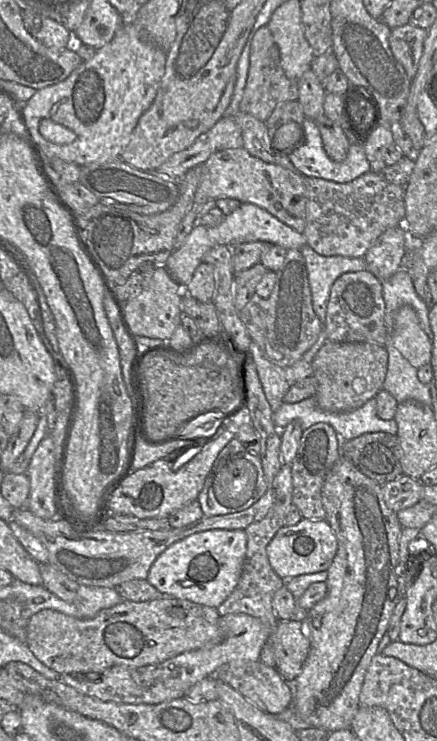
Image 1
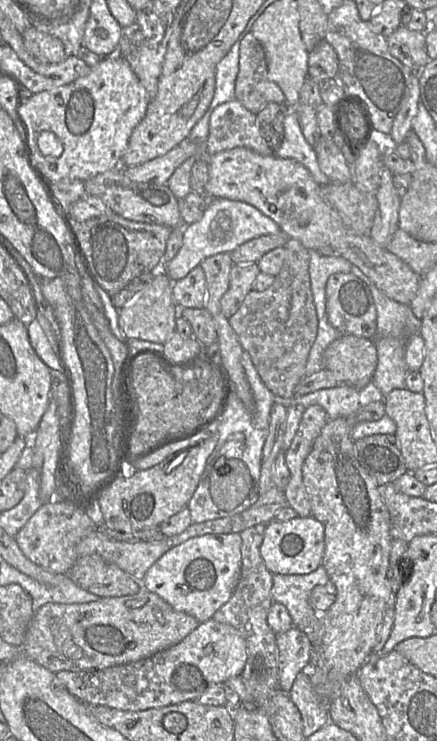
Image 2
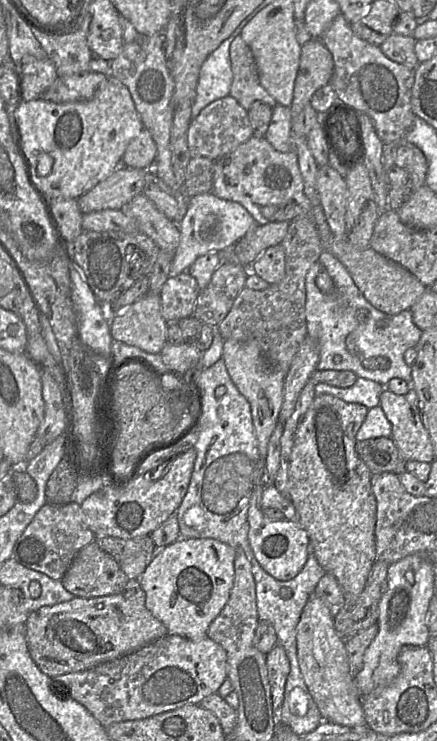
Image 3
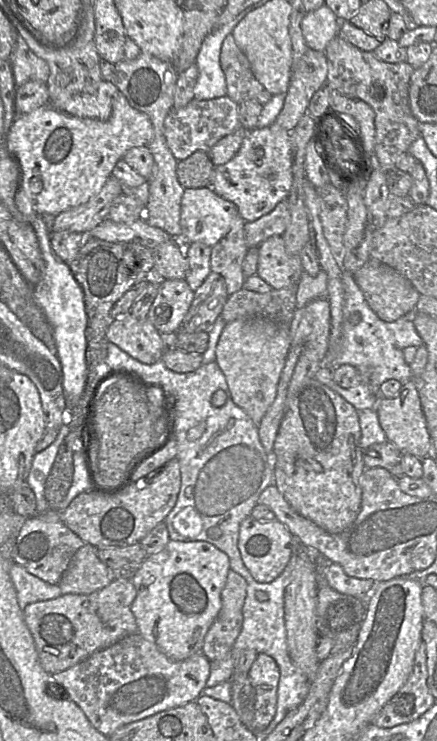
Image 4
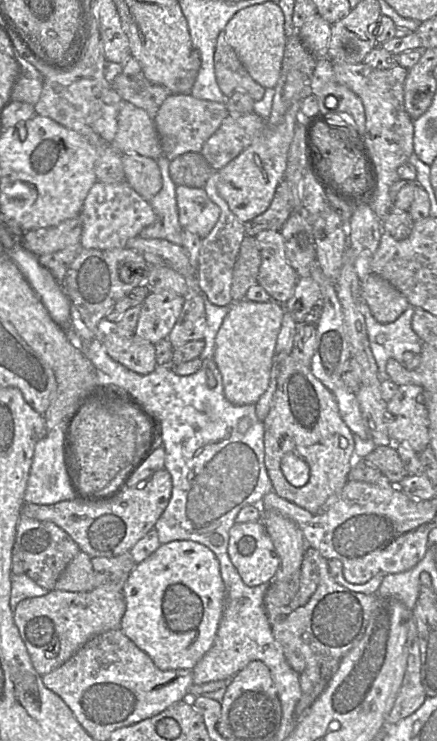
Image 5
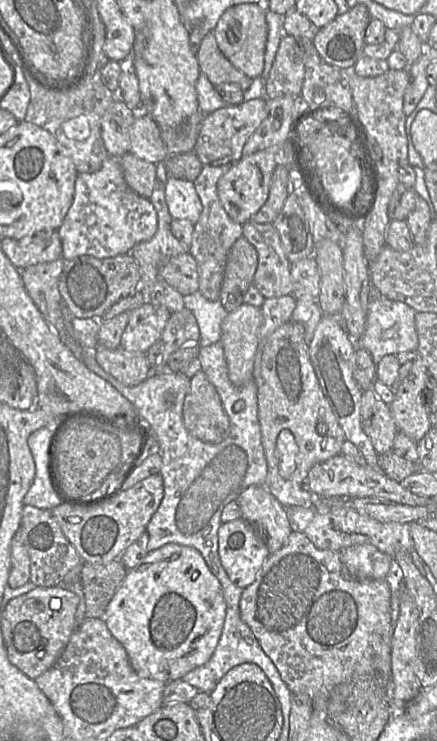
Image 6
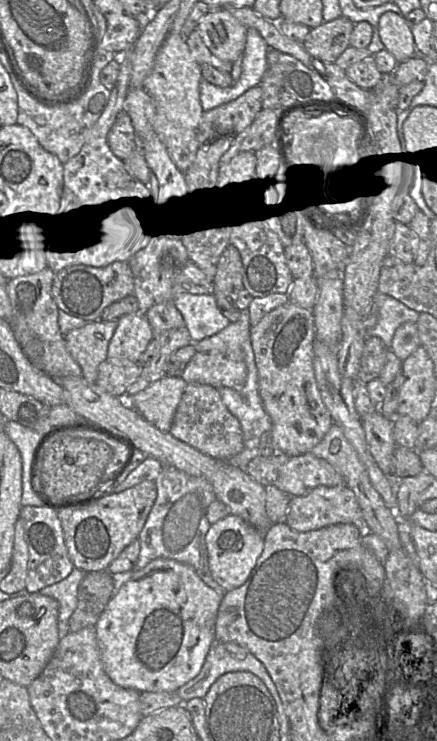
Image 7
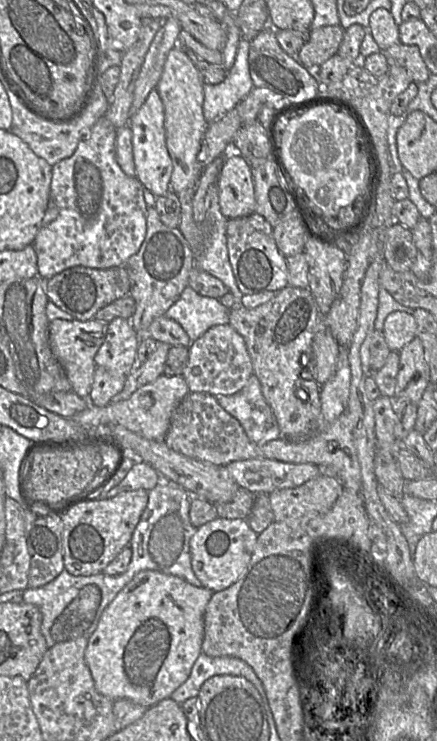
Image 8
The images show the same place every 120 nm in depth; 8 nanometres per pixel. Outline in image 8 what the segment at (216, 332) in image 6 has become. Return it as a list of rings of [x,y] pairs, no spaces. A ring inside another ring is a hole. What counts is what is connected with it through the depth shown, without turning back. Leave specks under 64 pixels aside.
[[[188,285],[165,316],[178,322],[193,342],[210,328],[229,324],[229,312],[219,299],[202,296]]]

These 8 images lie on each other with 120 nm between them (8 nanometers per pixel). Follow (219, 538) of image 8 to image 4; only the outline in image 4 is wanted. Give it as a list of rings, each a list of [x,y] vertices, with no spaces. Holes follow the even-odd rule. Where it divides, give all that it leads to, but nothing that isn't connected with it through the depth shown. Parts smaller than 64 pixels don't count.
[[[247,516],[240,524],[238,549],[243,564],[259,583],[275,580],[285,569],[300,545],[287,527],[277,520],[260,522]]]

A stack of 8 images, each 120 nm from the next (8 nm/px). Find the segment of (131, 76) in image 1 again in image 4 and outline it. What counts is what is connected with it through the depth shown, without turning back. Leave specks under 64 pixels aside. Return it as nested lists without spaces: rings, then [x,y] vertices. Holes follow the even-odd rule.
[[[120,92],[113,101],[112,113],[107,121],[71,116],[49,104],[28,114],[17,114],[6,136],[6,145],[22,171],[20,188],[29,199],[33,210],[42,217],[55,217],[86,203],[101,190],[116,163],[123,159],[129,149],[148,146],[152,139],[153,126],[149,117],[131,107]]]

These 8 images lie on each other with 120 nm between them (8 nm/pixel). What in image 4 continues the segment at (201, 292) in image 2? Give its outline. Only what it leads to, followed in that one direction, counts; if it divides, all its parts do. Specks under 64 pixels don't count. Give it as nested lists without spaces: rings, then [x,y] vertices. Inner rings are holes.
[[[185,279],[160,280],[147,320],[162,333],[178,332],[194,298]]]

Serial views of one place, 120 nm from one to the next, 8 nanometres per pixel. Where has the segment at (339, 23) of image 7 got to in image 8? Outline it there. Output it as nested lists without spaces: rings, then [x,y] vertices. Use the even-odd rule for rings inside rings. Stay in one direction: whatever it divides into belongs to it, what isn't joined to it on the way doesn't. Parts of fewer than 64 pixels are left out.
[[[340,25],[323,26],[310,31],[310,36],[296,58],[308,69],[318,69],[337,54],[345,30]]]

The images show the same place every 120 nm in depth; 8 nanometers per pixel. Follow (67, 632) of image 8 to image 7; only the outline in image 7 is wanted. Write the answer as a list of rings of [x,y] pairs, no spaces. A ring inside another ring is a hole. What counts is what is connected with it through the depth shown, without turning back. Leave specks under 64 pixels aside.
[[[108,570],[87,572],[78,587],[77,606],[69,618],[69,632],[96,625],[115,592],[115,576]]]

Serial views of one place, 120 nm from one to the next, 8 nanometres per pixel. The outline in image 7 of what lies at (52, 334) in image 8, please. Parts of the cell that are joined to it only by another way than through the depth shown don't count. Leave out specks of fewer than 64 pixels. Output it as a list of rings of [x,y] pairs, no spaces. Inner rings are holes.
[[[118,319],[109,321],[87,322],[83,327],[73,329],[64,335],[67,350],[82,370],[82,377],[88,382],[94,383],[98,376],[98,367],[105,361],[109,342],[118,325]]]

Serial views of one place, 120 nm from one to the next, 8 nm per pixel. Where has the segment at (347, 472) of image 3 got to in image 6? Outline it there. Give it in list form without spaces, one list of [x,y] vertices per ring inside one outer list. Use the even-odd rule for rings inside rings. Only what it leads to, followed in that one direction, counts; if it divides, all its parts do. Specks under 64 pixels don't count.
[[[291,320],[259,344],[253,378],[257,385],[258,420],[268,467],[265,487],[284,507],[312,505],[316,495],[303,488],[304,480],[313,466],[340,455],[346,437],[320,388],[301,324]]]

